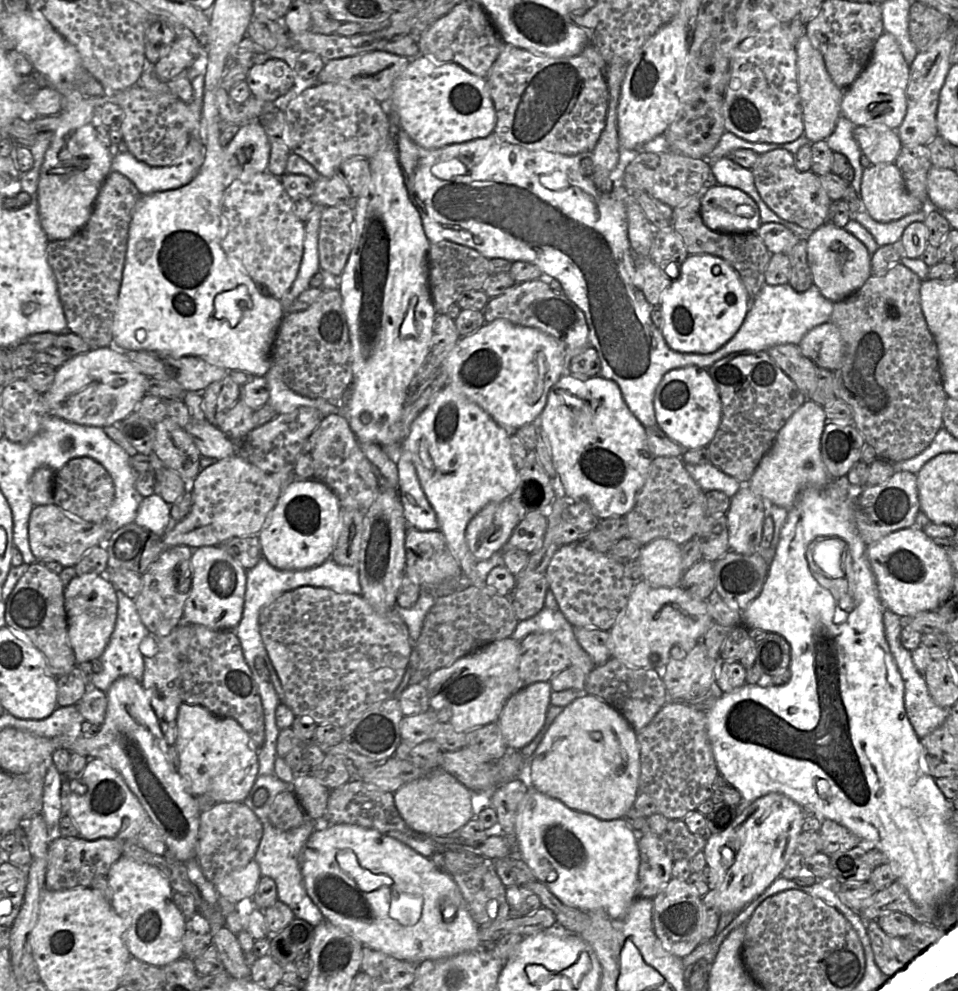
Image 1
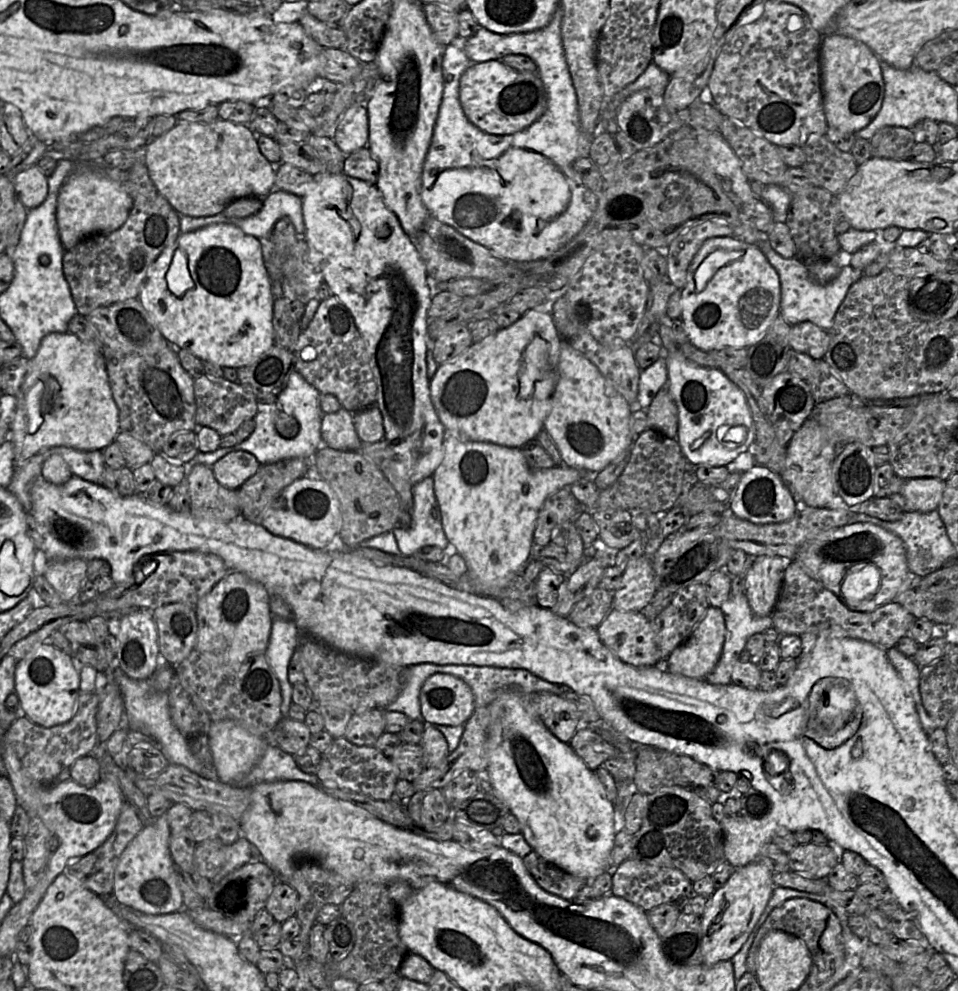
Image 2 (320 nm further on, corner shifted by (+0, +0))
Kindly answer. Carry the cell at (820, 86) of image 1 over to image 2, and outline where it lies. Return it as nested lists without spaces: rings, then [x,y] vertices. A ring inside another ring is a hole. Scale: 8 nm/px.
[[[823,34],[820,74],[828,126],[849,133],[865,128],[878,113],[884,98],[885,86],[879,57],[861,41],[839,34]]]

